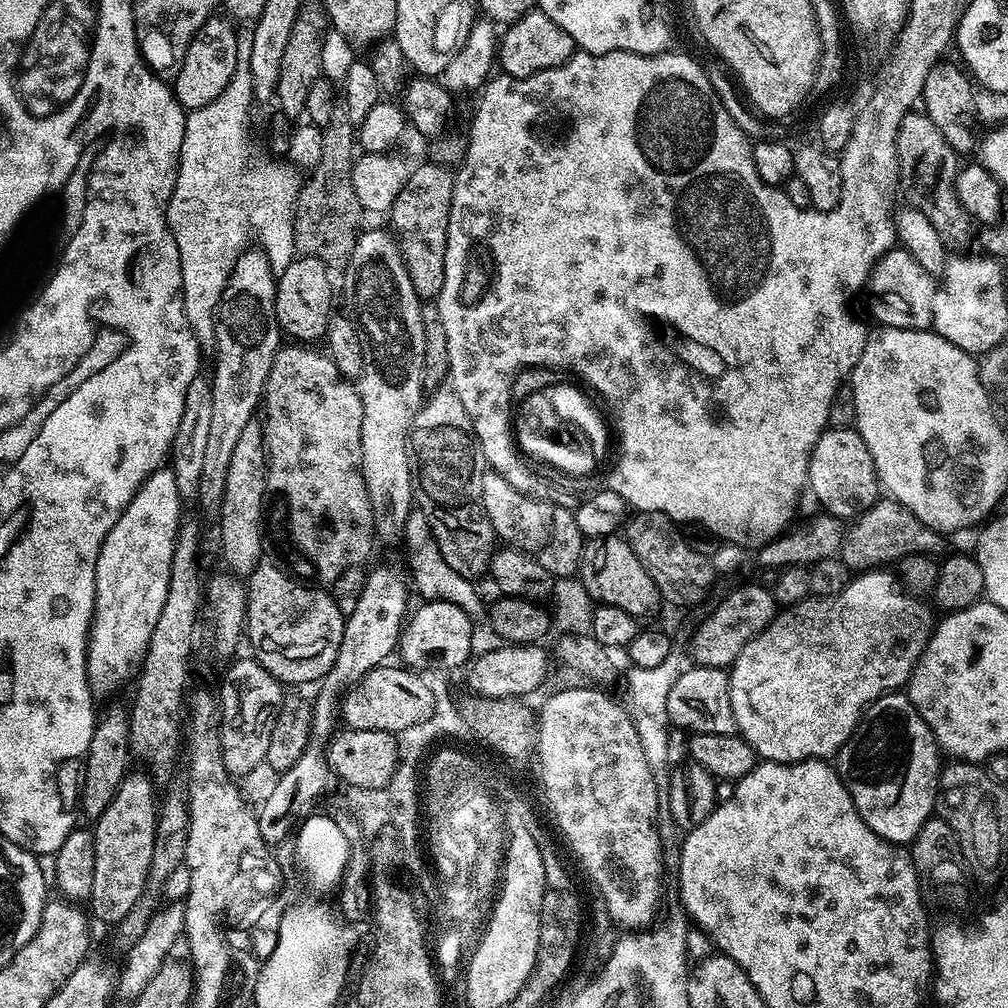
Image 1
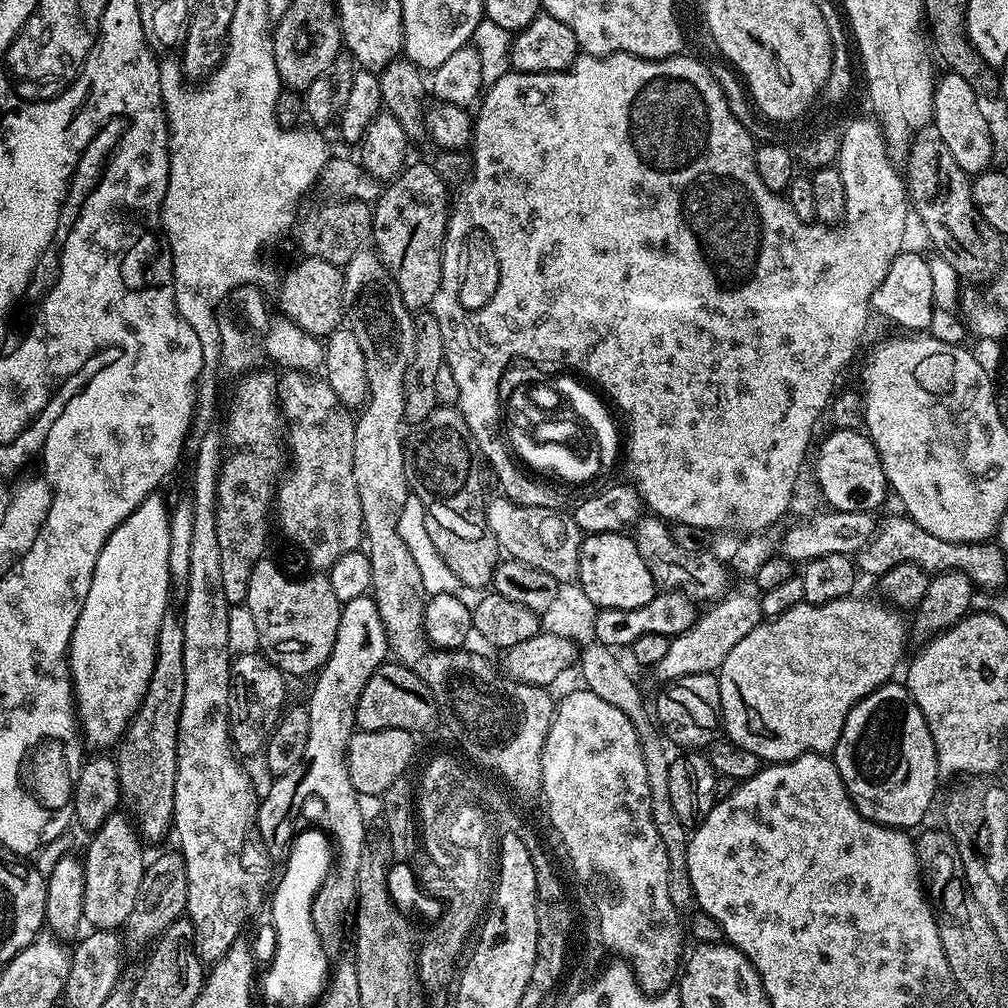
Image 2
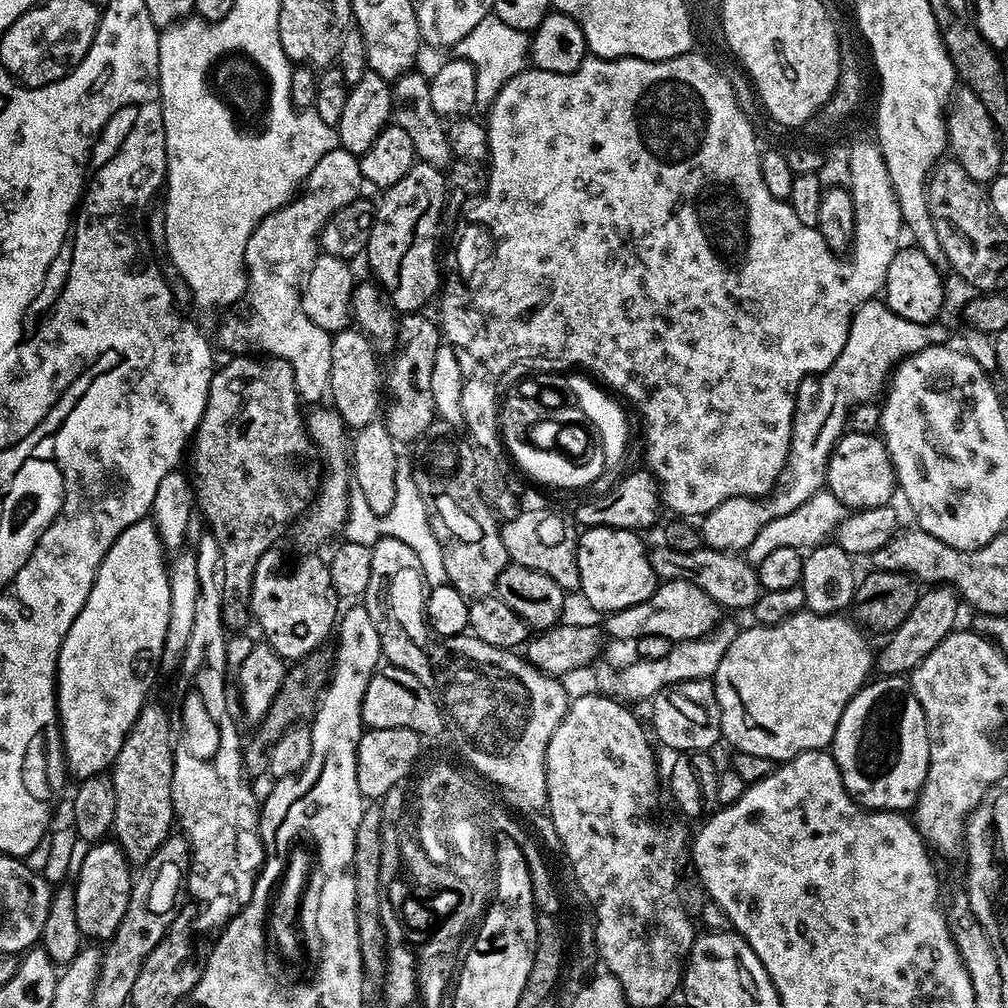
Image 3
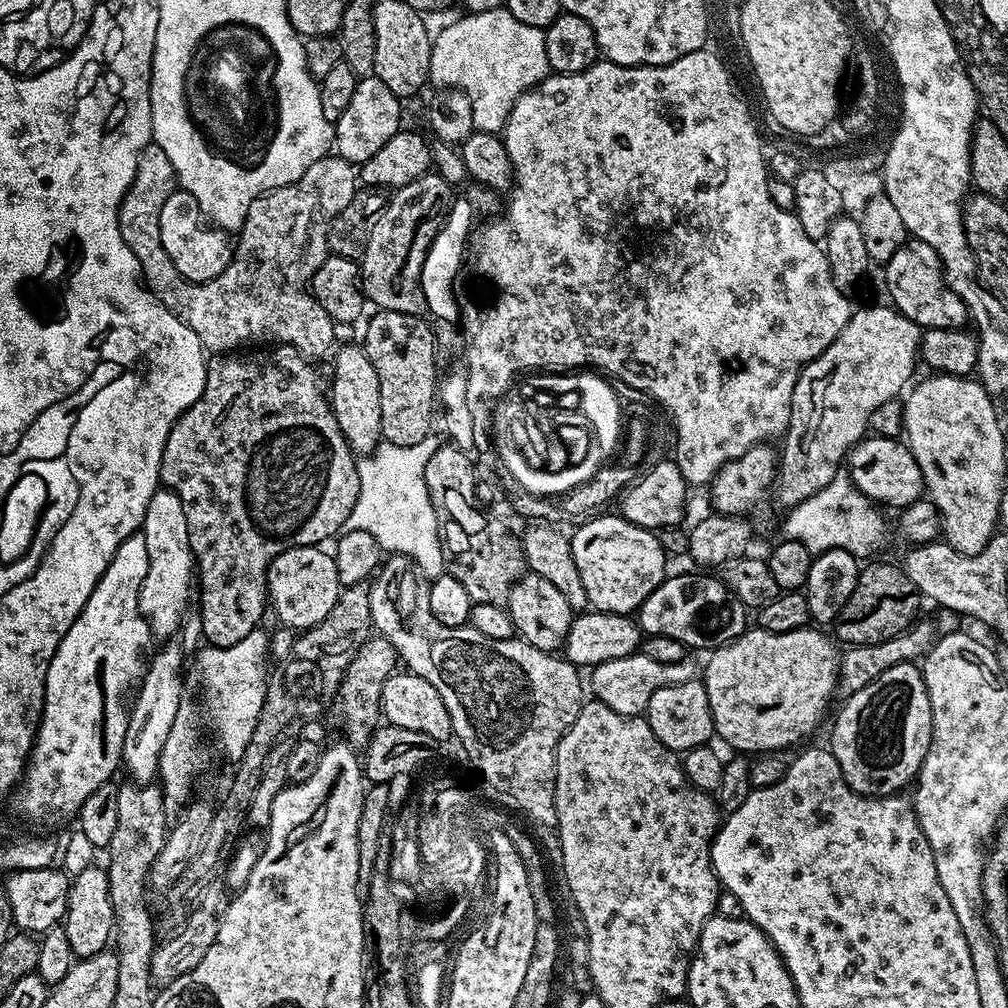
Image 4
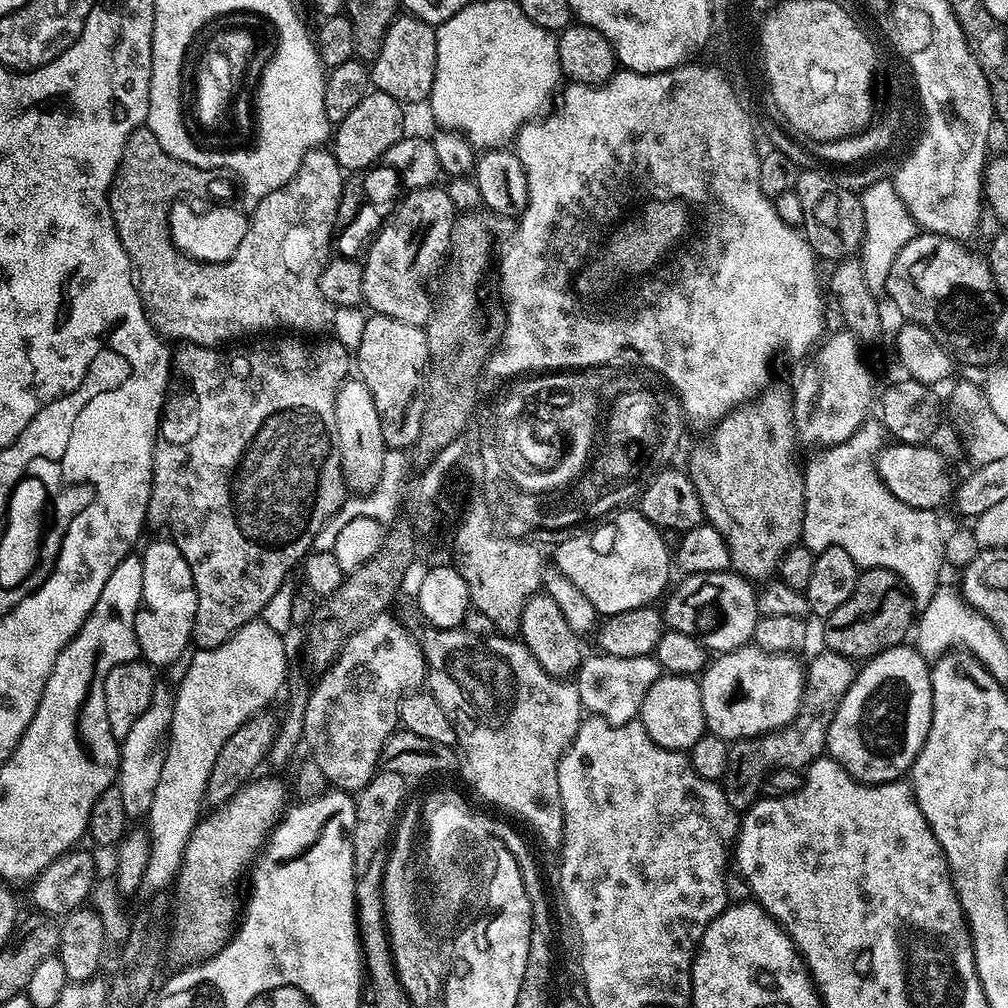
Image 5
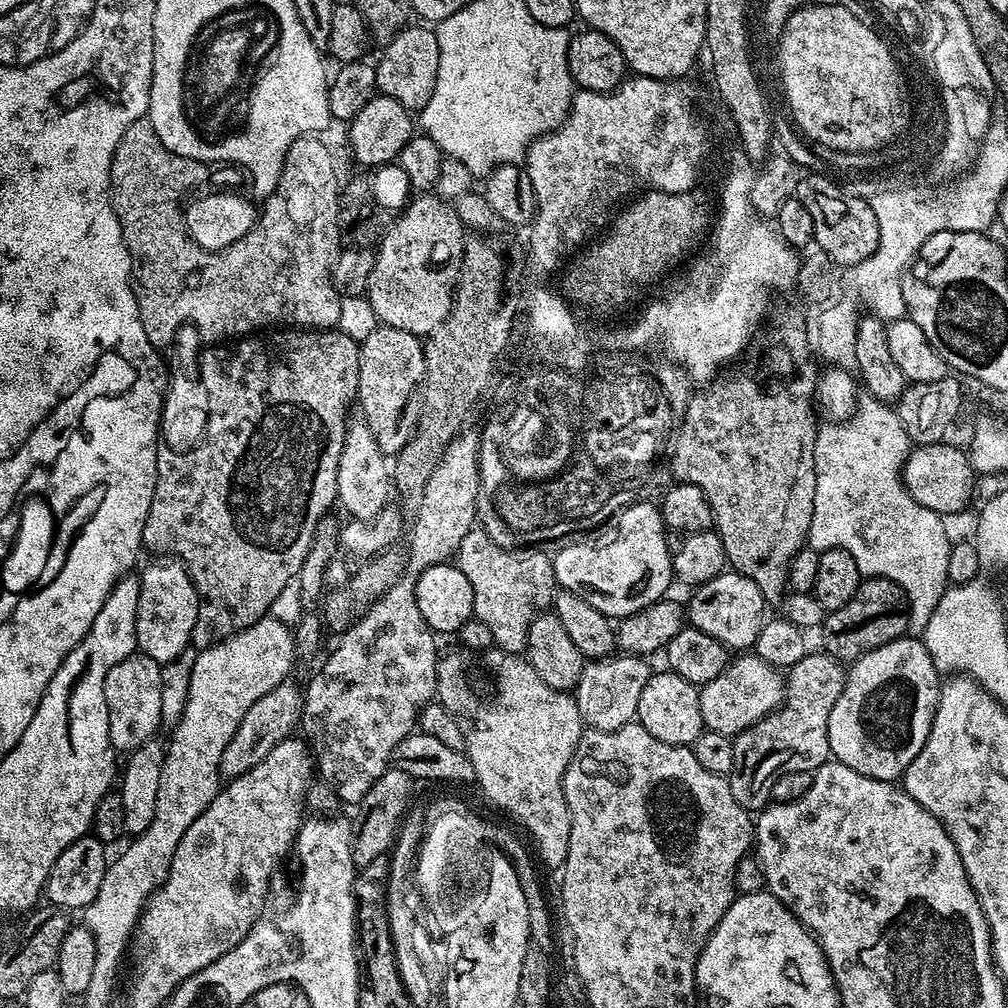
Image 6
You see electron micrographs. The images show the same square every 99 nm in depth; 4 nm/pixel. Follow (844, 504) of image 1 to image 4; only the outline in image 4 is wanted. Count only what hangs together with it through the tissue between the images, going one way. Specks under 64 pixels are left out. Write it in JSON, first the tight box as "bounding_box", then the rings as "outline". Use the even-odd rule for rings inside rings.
{"bounding_box":[846,435,925,510],"outline":[[[869,435],[853,445],[846,457],[846,472],[862,490],[877,505],[889,504],[895,510],[903,510],[925,495],[924,475],[908,448],[907,443],[891,436]]]}

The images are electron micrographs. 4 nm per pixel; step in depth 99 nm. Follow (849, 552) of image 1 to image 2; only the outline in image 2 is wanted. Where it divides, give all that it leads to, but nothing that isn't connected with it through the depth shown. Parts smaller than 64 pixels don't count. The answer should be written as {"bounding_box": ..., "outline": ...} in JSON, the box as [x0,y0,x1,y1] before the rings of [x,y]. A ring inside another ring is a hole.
{"bounding_box":[854,515,1005,586],"outline":[[[885,515],[885,520],[871,534],[870,541],[854,556],[857,569],[873,578],[879,578],[889,572],[895,564],[916,564],[929,574],[947,572],[956,568],[965,572],[972,583],[977,586],[996,584],[1004,572],[1005,556],[1000,553],[1000,545],[996,542],[981,542],[978,544],[963,544],[962,542],[946,542],[946,538],[934,538],[914,522],[911,516]]]}

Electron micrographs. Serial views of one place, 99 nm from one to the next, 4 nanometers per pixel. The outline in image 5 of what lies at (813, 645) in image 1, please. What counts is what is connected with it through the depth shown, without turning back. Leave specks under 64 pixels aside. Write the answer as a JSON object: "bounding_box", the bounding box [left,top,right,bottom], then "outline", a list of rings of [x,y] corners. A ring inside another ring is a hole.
{"bounding_box":[699,646,806,742],"outline":[[[755,646],[719,653],[699,677],[707,731],[735,742],[766,736],[791,724],[804,702],[806,668],[786,652],[767,652]]]}

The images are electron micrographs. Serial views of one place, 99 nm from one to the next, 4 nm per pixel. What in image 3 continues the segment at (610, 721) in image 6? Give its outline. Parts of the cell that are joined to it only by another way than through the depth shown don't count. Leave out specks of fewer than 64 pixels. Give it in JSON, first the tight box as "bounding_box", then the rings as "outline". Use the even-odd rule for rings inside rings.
{"bounding_box":[619,622,737,702],"outline":[[[724,622],[707,636],[699,636],[696,640],[681,640],[673,643],[670,654],[666,654],[666,658],[633,659],[633,664],[619,669],[619,695],[628,702],[633,702],[632,700],[648,702],[653,696],[657,696],[663,688],[668,688],[671,684],[677,684],[683,680],[709,679],[718,670],[718,662],[722,662],[722,654],[726,654],[730,642],[734,642],[737,631],[737,625]]]}

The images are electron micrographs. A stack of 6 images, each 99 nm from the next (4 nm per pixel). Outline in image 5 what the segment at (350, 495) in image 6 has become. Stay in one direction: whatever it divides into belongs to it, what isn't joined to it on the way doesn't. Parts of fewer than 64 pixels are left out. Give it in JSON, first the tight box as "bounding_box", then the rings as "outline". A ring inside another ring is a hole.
{"bounding_box":[334,378,386,490],"outline":[[[349,378],[337,390],[334,426],[336,427],[336,445],[340,451],[345,485],[349,489],[372,490],[376,488],[382,478],[386,445],[382,438],[382,422],[378,422],[378,406],[374,406],[374,398],[363,380]]]}

